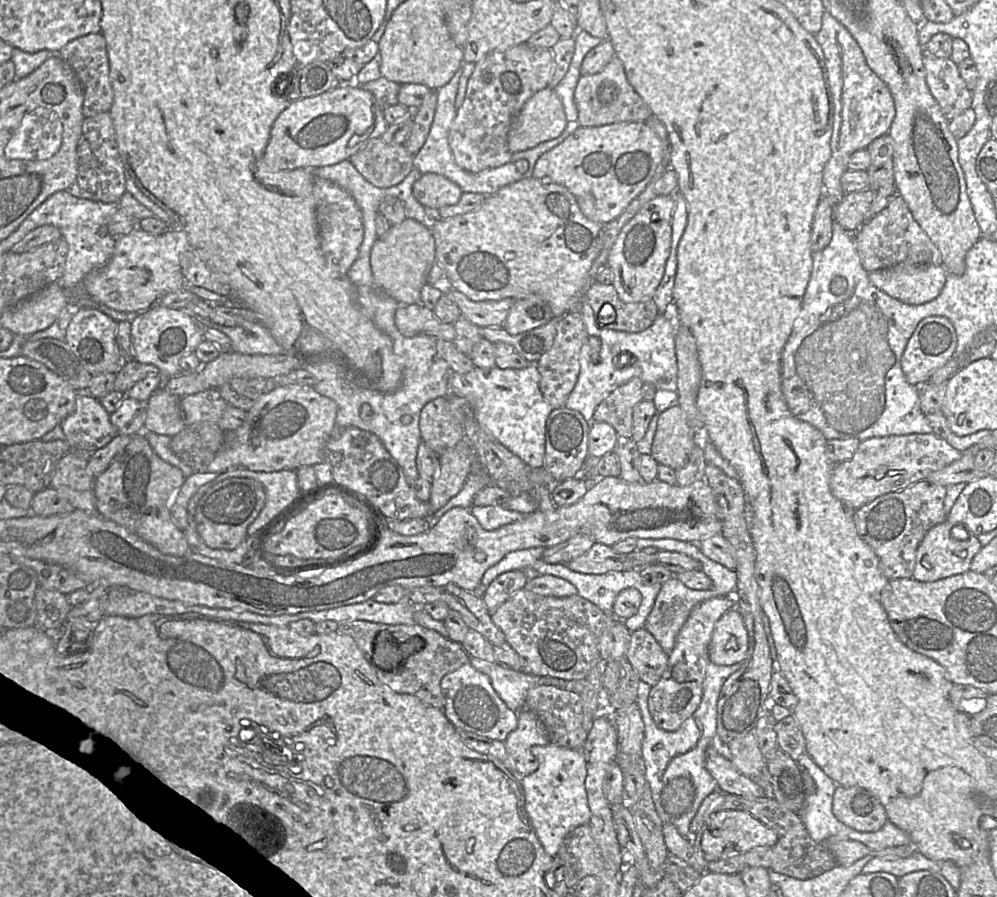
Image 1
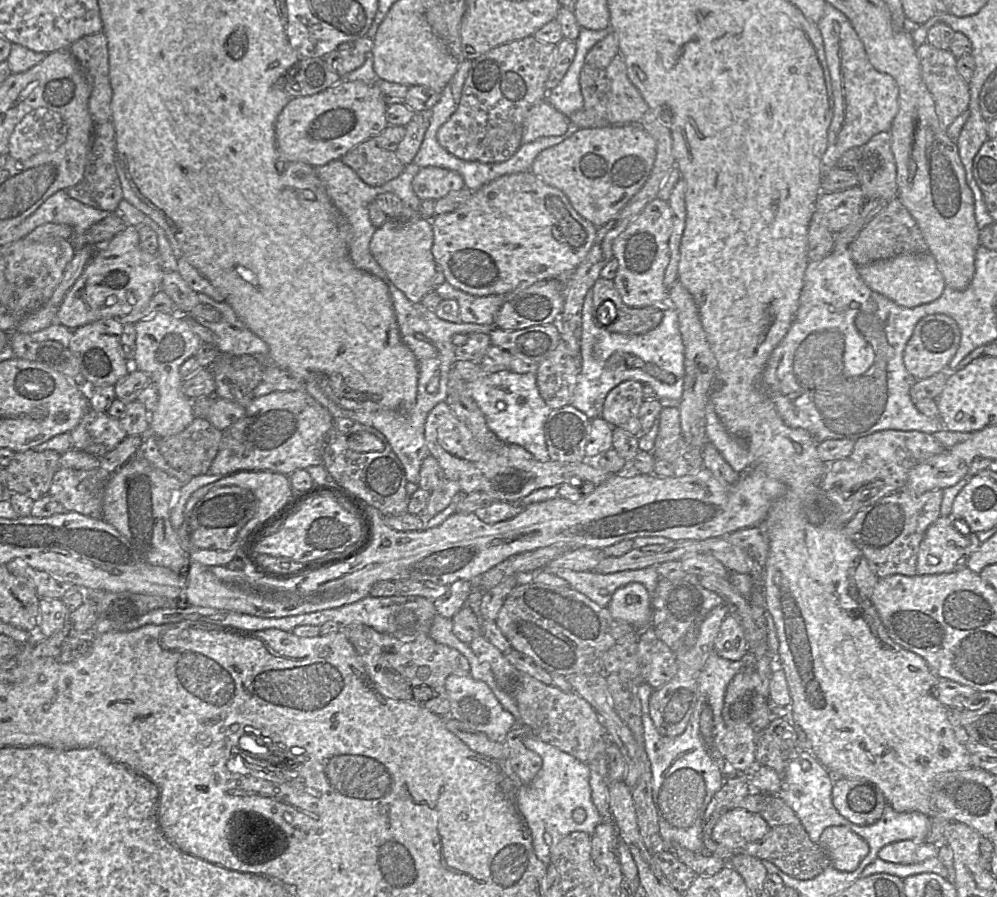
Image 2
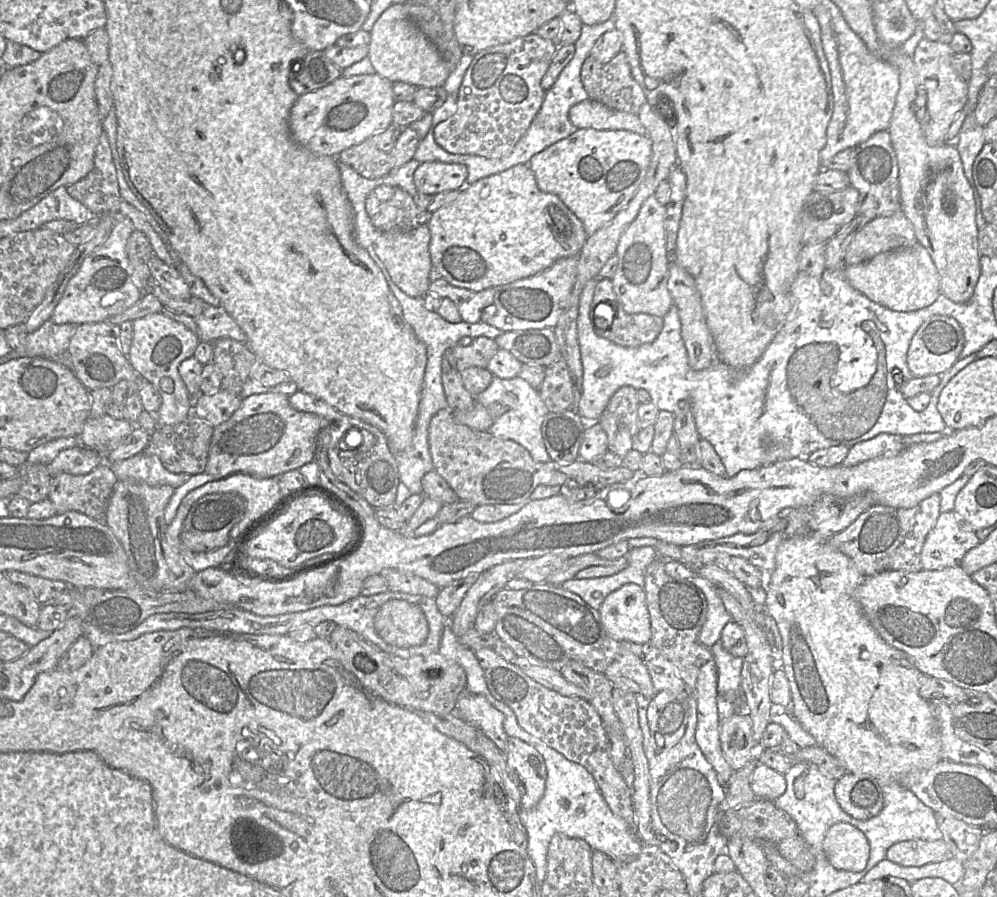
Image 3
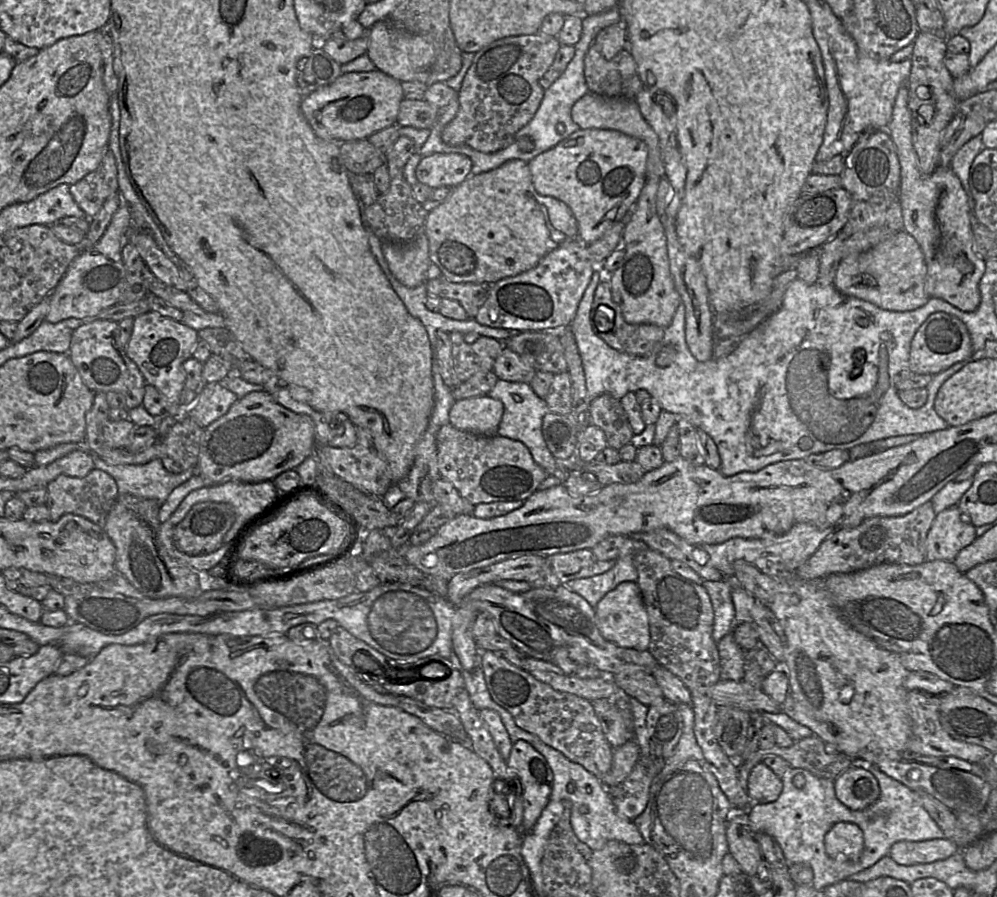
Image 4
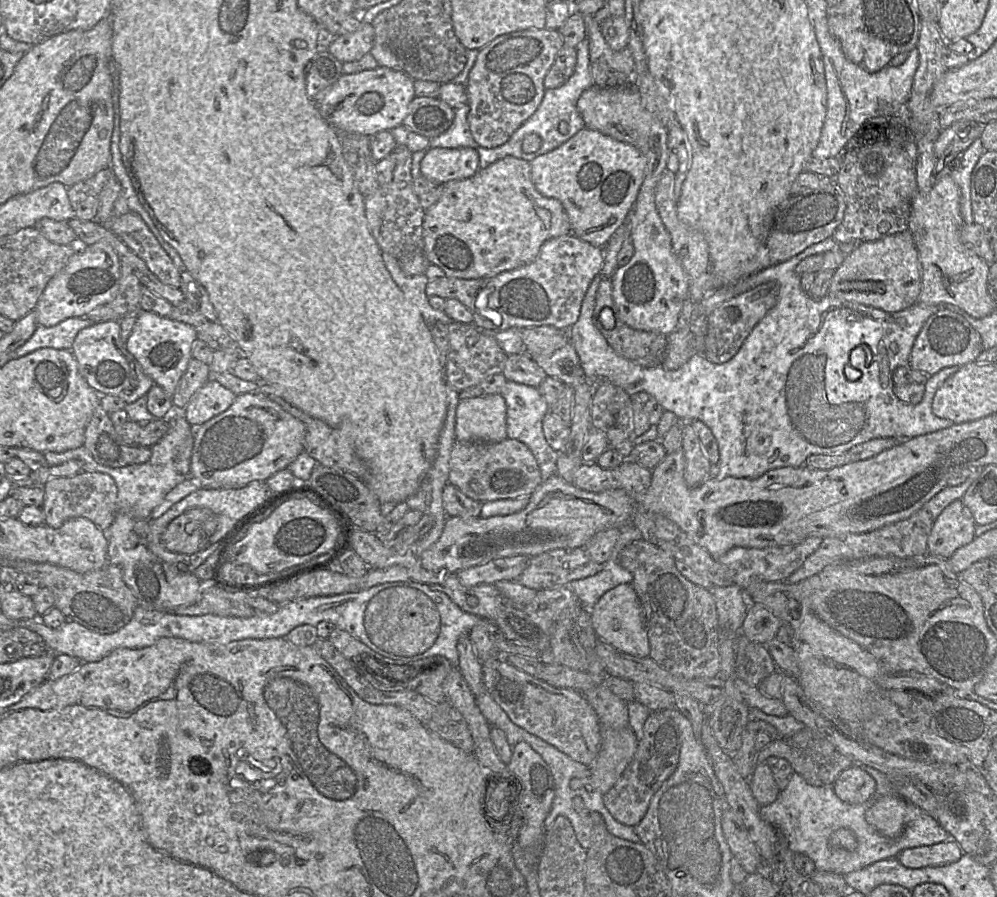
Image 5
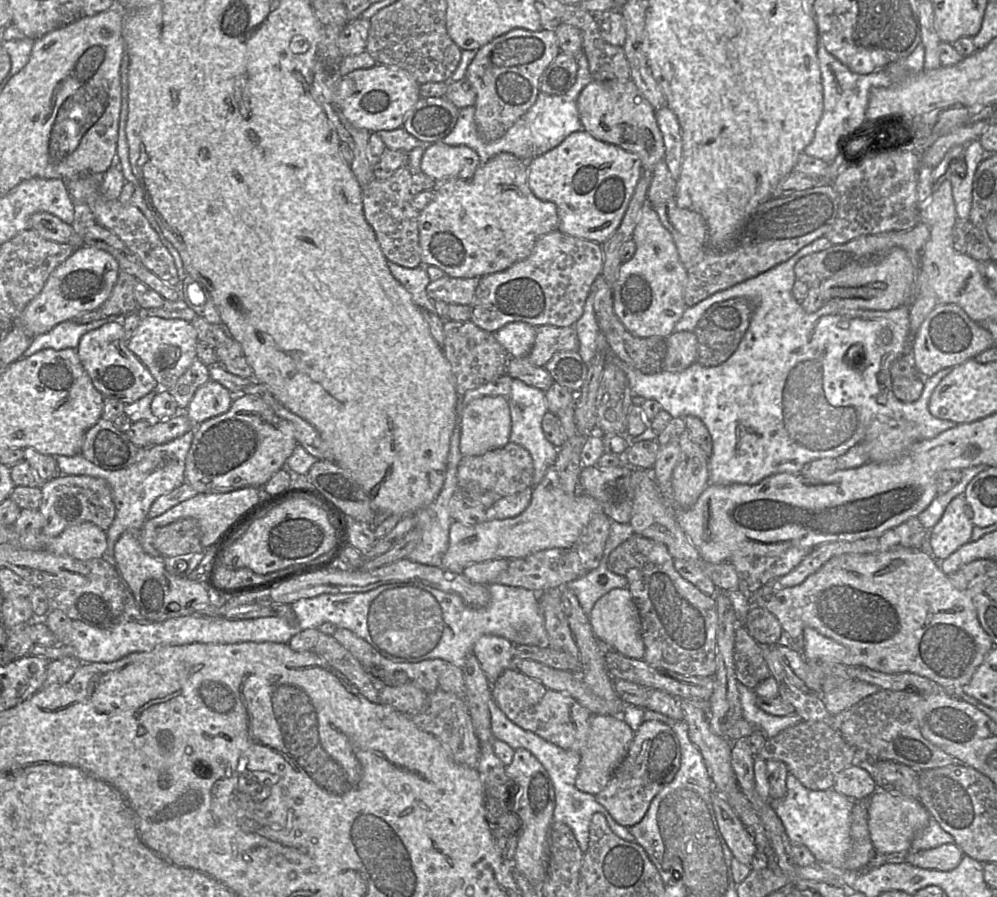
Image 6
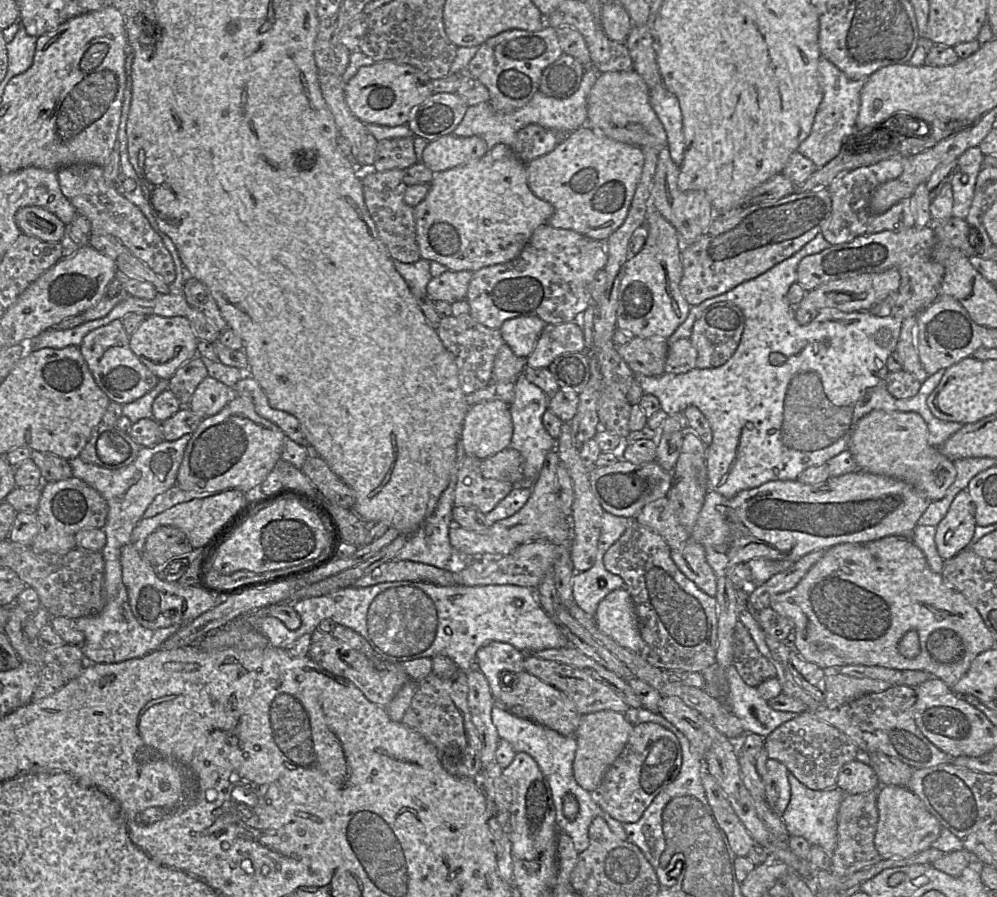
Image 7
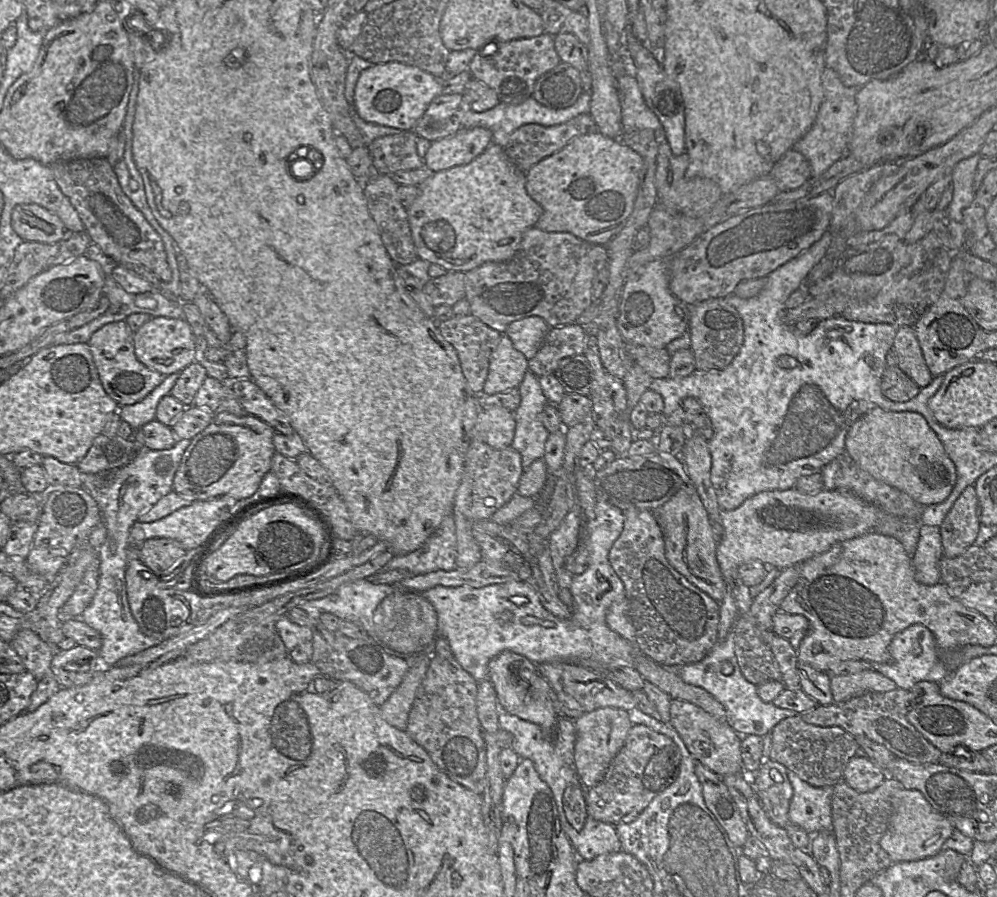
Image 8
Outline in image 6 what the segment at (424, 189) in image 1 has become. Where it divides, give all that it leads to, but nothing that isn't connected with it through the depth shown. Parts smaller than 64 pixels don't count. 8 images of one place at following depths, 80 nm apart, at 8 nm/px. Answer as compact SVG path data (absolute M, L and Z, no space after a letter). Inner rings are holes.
M437 141L427 144L421 161L421 172L437 182L450 178L470 179L480 164L479 155L472 148Z

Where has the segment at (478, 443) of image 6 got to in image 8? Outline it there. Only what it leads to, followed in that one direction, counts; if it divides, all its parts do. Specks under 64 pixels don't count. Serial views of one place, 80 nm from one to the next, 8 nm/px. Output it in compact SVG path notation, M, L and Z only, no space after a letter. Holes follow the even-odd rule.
M500 406L481 409L472 430L472 440L482 441L492 448L512 446L516 421L514 412Z

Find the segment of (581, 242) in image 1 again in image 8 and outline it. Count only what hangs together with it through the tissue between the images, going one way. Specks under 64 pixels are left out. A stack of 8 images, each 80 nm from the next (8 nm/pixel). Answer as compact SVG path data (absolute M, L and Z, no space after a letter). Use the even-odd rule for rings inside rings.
M491 143L483 153L477 156L470 163L431 173L431 175L418 186L420 187L419 195L407 209L418 257L427 260L430 263L442 266L447 270L447 272L468 272L486 262L506 262L510 260L518 251L524 233L536 225L543 213L541 205L533 200L526 190L526 172L517 167L516 164L508 157L504 147L495 143Z

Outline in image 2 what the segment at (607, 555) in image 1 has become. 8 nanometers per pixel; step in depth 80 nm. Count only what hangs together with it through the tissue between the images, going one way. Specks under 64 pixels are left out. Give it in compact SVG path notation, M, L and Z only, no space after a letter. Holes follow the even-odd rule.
M579 548L569 550L552 560L540 571L554 573L558 569L565 569L574 572L591 572L605 557L603 549Z

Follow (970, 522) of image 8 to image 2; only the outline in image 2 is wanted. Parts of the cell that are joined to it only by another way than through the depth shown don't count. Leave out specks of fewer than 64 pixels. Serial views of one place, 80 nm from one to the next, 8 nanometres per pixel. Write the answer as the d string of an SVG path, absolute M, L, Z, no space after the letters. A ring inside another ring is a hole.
M942 515L927 529L919 547L916 571L918 575L951 573L966 567L970 555L981 545L976 533L961 534L954 527L952 515Z

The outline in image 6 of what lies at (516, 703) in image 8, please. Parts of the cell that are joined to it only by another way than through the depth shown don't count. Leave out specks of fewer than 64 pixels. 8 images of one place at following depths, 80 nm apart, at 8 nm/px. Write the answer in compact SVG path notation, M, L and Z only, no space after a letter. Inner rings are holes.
M481 636L473 646L473 653L491 686L504 670L514 669L513 643L503 637Z

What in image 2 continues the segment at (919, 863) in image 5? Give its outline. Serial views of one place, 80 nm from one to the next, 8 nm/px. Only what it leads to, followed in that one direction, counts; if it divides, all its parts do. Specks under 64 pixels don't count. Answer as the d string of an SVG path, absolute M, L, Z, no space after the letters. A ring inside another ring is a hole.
M902 840L882 847L878 857L892 863L915 864L937 857L939 846L927 842Z

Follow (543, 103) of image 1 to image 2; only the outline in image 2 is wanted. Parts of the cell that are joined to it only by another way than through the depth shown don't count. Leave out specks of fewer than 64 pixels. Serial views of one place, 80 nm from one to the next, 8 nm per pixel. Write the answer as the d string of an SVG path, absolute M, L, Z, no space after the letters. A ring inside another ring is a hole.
M544 99L528 111L521 143L530 143L541 137L561 136L567 131L569 122L568 117Z

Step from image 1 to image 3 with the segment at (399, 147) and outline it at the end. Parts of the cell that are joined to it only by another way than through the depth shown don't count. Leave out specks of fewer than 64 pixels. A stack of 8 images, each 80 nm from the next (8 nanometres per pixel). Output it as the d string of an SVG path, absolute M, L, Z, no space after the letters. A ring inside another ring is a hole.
M370 139L345 149L337 156L337 160L368 179L383 177L394 169L390 153L377 148Z

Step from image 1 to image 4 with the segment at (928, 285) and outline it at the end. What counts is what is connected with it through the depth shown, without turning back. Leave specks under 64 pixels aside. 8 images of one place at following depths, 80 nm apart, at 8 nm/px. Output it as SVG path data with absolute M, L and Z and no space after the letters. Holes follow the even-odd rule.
M902 230L875 247L847 260L842 260L836 271L833 285L842 294L867 301L884 310L912 311L922 307L929 300L929 296L925 292L926 274L927 266L920 246L910 234Z

